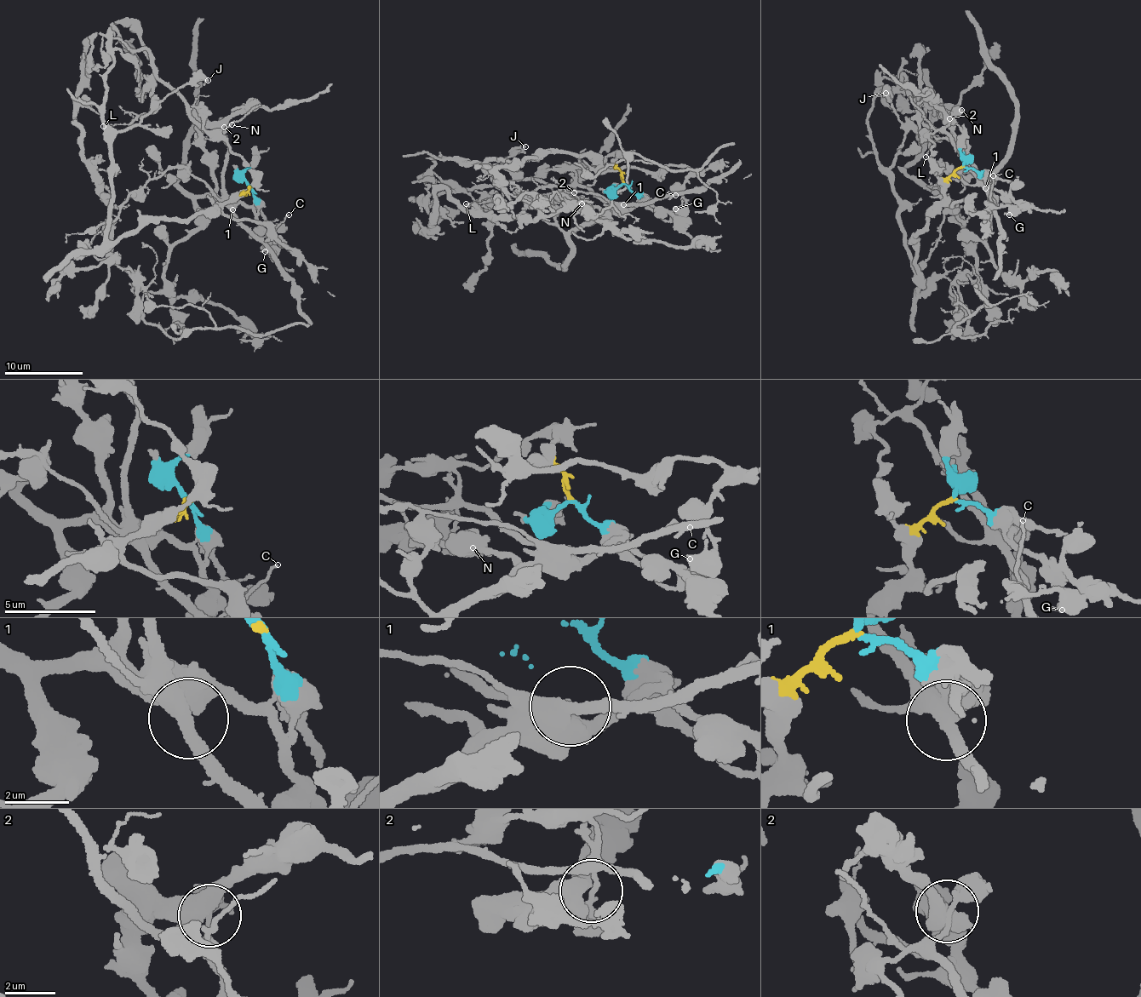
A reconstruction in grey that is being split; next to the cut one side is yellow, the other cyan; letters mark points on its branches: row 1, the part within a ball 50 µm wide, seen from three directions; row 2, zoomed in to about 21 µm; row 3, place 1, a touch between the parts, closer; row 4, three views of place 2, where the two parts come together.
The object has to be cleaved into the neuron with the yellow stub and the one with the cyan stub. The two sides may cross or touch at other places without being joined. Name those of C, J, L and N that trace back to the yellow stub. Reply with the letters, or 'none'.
C, J, L, N

